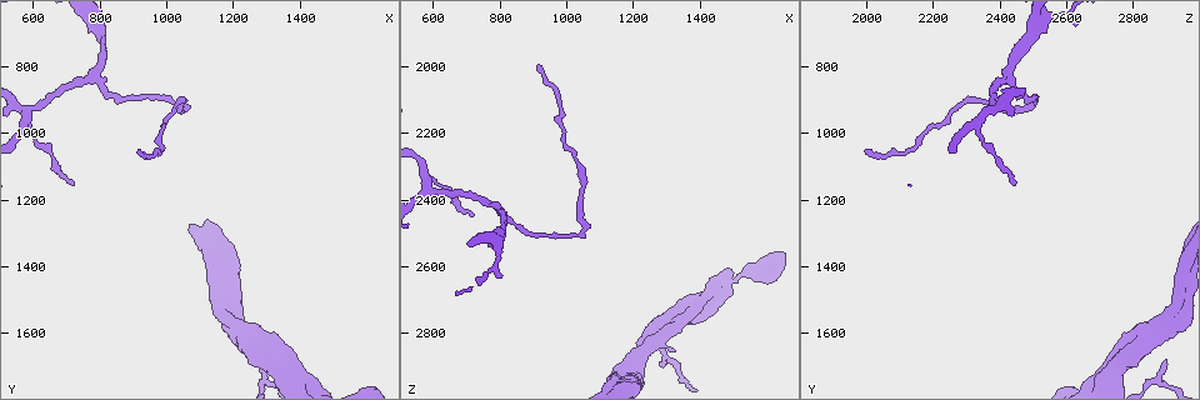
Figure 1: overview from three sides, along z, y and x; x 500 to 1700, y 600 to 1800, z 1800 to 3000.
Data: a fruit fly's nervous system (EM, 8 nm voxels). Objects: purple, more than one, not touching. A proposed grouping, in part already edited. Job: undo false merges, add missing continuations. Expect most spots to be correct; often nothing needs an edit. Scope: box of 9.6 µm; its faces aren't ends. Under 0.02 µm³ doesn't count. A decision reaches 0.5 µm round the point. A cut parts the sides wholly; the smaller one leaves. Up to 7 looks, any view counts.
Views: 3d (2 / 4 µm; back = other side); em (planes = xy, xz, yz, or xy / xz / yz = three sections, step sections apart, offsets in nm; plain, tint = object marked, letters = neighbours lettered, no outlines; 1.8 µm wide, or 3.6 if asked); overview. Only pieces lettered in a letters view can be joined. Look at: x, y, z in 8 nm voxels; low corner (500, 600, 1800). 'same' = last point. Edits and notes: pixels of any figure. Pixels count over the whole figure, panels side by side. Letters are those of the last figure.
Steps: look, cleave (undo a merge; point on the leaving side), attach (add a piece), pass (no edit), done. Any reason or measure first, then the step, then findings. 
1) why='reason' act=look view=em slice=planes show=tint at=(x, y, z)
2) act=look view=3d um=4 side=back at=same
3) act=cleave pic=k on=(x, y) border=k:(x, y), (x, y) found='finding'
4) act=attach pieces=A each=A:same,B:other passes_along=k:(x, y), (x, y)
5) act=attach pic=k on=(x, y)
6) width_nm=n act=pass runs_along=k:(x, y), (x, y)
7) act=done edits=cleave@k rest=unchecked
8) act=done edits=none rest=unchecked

why='three arms meet' act=look view=em slice=planes show=letters at=(590, 930, 2370)

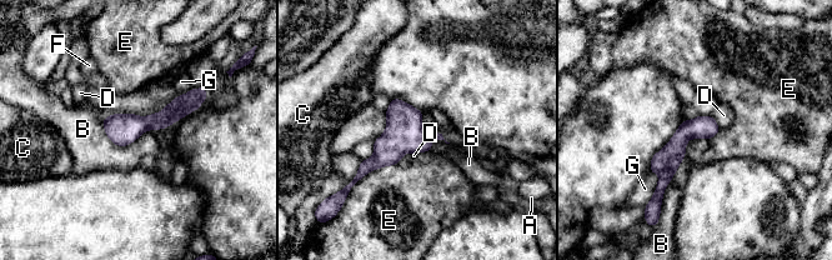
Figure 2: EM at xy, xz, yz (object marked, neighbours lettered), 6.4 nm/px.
width_nm=140 act=pass each=A:other,B:other,C:other,D:other,E:other,F:other,G:other runs_along=2:(201, 91), (161, 120), (108, 129) found='continuous, no second cell'

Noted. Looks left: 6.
why='abrupt turn' act=look view=em um=3.6 slice=planes show=letters at=(1040, 910, 2500)

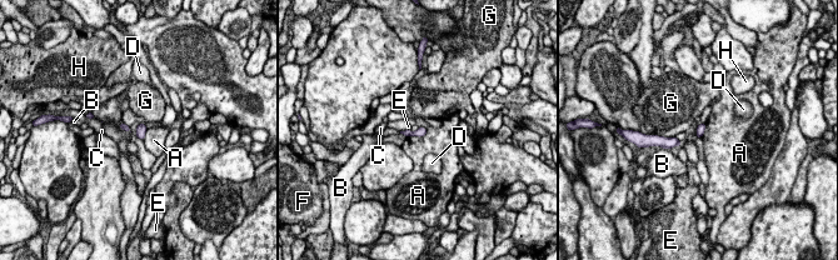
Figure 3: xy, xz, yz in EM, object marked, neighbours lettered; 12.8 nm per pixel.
longest_contact=A:280nm act=pass each=A:other,B:other,C:other,D:other,E:other,F:other,G:other,H:other border=3:(427, 129), (420, 136), (408, 136) found='all the same cell'

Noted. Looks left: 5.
why='sudden change in width' act=look view=3d um=4 at=(800, 800, 2430)

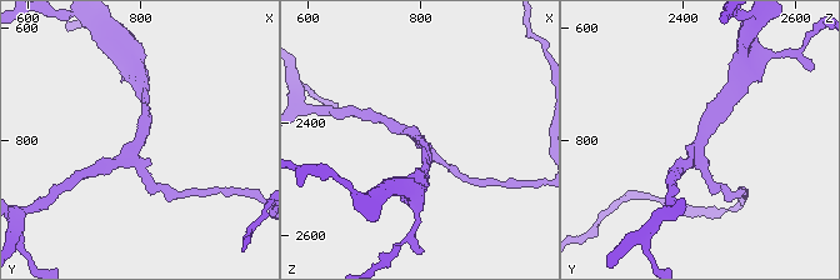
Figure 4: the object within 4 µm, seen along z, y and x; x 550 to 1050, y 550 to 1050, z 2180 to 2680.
arms=3 act=look view=em um=3.6 slice=planes show=letters at=(805, 800, 2435)

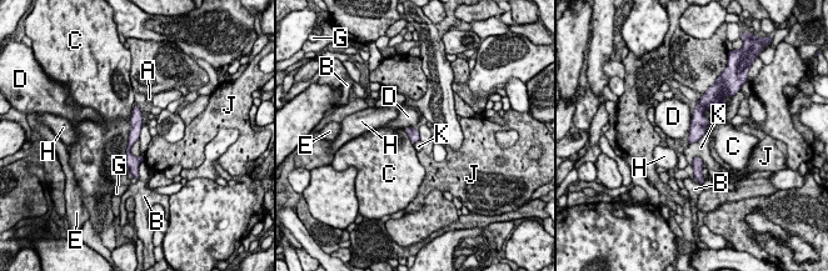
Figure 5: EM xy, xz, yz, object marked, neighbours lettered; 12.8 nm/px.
longest_contact=C:750nm act=pass each=A:other,B:other,C:other,D:other,E:other,G:other,H:other,J:other,K:other found='all the same cell'

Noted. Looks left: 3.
act=done edits=none rest=unchecked

